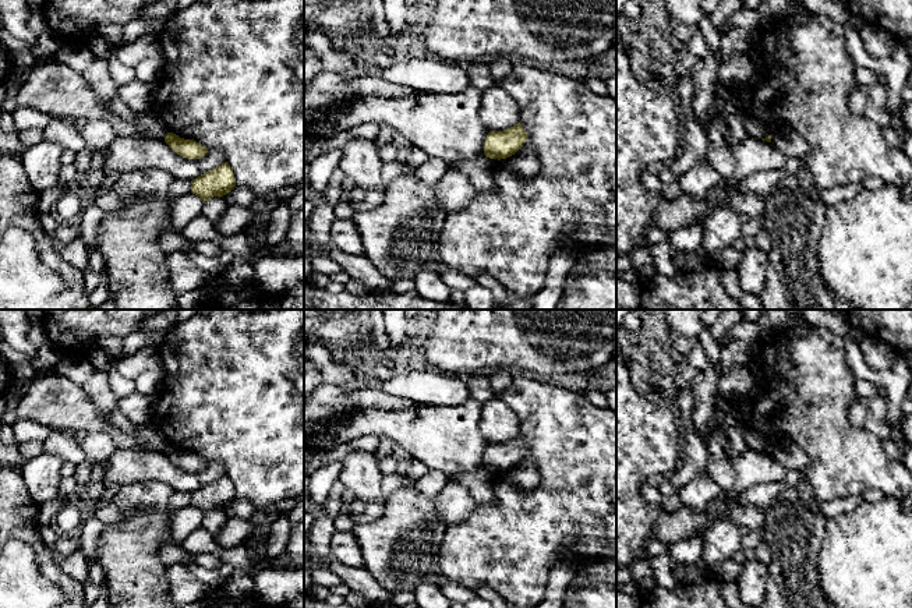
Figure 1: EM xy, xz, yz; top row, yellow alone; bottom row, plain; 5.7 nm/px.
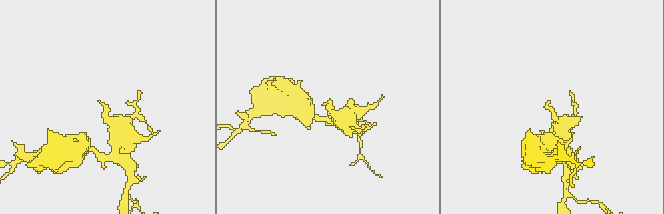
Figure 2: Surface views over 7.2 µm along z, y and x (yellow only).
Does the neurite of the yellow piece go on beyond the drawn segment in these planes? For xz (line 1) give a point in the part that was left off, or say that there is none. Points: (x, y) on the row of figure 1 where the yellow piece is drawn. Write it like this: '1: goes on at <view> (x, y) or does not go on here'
1: does not go on here

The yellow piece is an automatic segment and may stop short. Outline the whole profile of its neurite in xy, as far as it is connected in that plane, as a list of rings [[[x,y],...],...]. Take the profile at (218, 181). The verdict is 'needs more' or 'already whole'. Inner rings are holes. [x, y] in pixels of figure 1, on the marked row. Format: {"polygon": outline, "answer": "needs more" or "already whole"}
{"polygon": [[[227,162],[191,181],[191,192],[199,197],[204,202],[213,197],[223,197],[234,187],[234,173]]], "answer": "already whole"}

